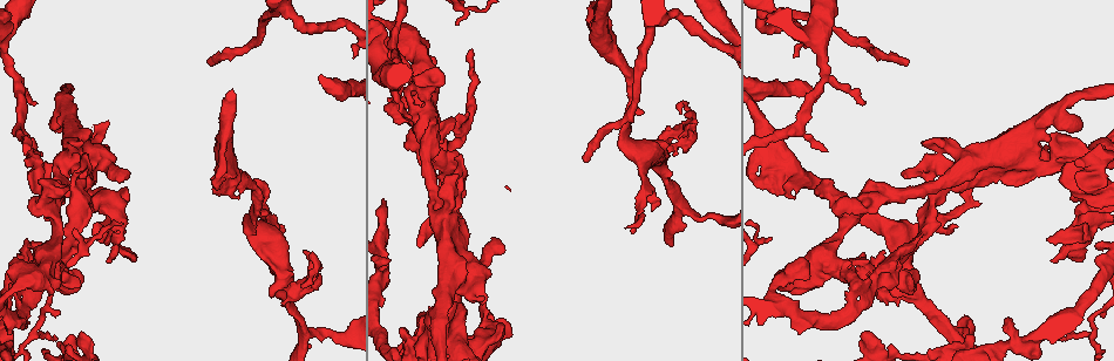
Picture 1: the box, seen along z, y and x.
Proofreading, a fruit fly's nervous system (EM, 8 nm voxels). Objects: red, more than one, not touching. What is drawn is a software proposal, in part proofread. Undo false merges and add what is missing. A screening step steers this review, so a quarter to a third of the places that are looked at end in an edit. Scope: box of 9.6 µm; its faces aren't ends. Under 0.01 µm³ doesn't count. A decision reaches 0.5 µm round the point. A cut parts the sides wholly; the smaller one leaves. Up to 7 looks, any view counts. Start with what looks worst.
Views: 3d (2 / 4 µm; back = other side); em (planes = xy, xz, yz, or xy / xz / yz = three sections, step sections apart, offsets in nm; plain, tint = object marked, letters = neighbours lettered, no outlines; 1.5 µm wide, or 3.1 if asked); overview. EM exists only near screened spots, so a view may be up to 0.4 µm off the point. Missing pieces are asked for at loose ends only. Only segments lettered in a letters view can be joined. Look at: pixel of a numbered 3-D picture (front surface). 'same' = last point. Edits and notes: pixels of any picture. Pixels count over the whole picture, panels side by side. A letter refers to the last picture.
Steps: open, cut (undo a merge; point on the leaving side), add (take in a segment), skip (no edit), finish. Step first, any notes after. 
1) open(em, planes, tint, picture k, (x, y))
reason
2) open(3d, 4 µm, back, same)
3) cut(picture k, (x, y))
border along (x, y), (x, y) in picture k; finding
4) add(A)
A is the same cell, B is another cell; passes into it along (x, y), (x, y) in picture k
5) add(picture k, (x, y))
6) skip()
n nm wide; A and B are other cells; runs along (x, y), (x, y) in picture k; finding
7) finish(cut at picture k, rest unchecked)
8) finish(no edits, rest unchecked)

open(em, planes, letters, picture 1, (587, 162))
thin end

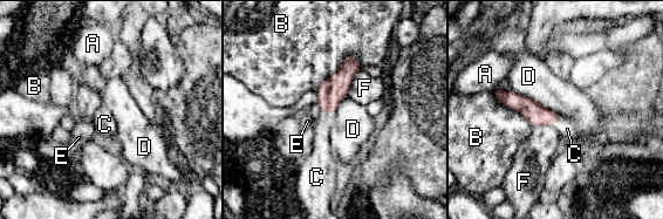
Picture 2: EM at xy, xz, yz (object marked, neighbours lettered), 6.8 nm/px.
add(C)
D touches over 380 nm; C is the same cell, A, B, D, E and F are other cells; the neuron continues

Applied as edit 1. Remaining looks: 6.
open(overview)
see it whole again

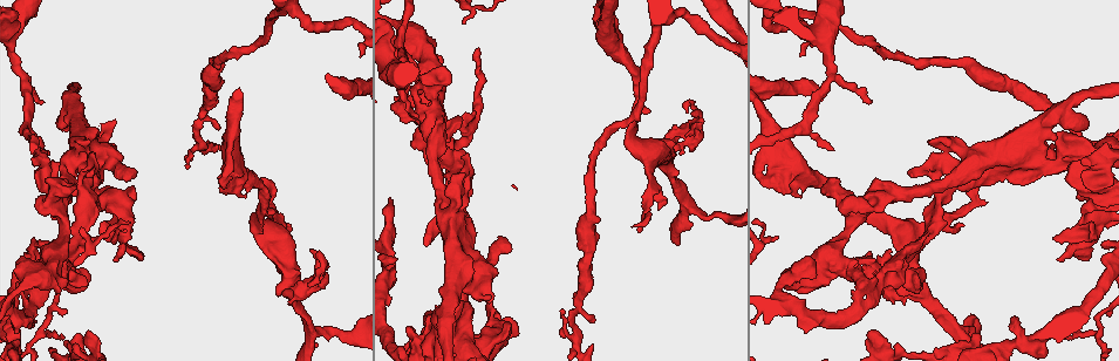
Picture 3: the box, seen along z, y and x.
open(3d, 4 µm, back, picture 3, (1104, 194))

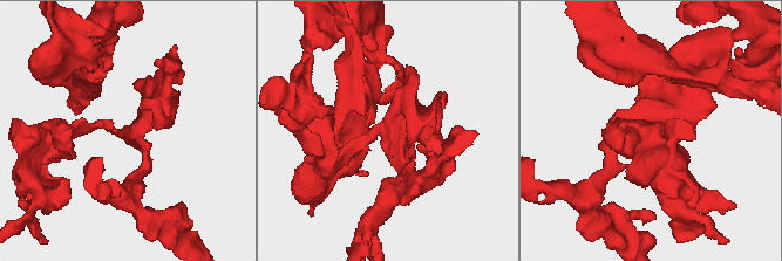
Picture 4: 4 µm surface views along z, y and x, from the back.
open(em, planes, letters, picture 4, (126, 133))
shape alone is not enough

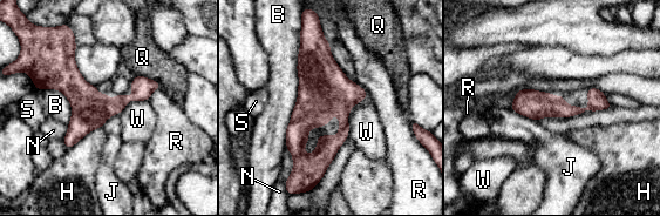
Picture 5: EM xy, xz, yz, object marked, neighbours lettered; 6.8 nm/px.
skip()
B, H, J, N, Q, R, S and W are other cells; border along (351, 112), (348, 115), (347, 136) in picture 5; all the same neuron

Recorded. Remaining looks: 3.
open(em, yz, step 8, tint, picture 3, (659, 207))
branch stops here

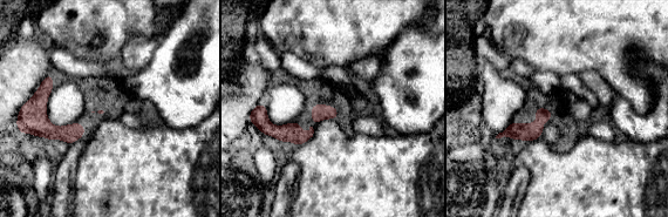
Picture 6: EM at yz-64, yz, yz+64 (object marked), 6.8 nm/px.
open(em, yz, step 8, letters, same)

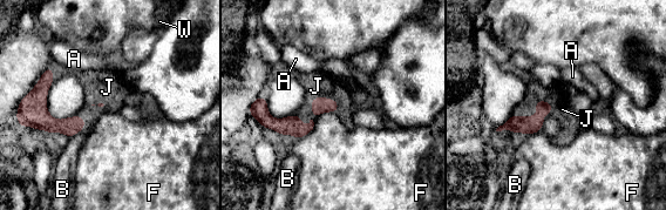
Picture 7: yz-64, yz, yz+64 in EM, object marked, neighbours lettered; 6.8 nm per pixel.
add(J)
J is the same cell, A, B, F and W are other cells; it goes on there

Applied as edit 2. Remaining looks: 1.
finish(add at picture 2, add at picture 7, rest unchecked)

